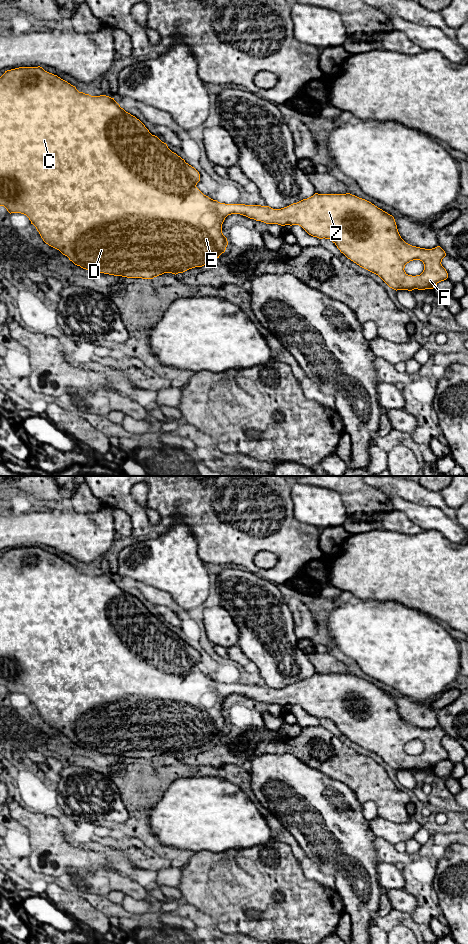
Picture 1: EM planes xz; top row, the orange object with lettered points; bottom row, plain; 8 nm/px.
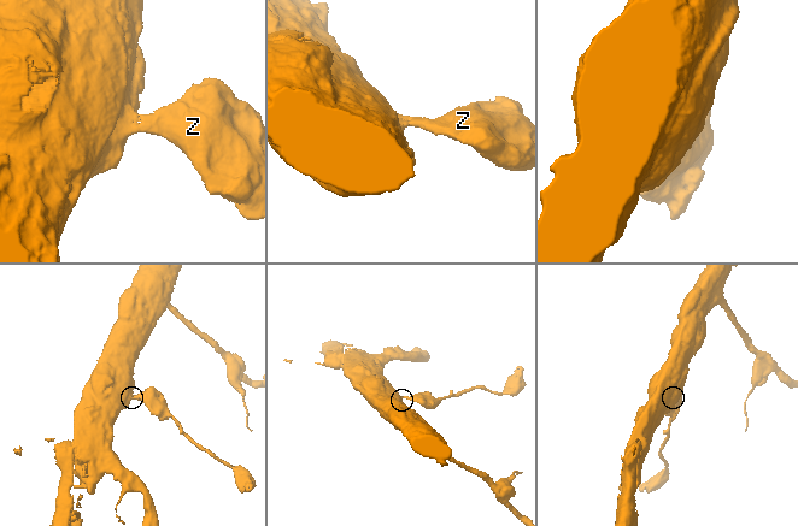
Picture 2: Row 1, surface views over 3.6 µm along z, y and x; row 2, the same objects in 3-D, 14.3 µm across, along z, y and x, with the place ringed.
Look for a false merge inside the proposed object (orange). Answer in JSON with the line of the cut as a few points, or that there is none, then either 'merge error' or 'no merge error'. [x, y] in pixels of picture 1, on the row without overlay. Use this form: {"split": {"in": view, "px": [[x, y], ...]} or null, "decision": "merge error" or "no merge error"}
{"split": null, "decision": "no merge error"}

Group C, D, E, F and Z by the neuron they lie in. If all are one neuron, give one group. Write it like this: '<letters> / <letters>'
C D E F Z

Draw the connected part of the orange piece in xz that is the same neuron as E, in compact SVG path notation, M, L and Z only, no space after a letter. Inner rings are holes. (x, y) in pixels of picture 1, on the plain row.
M40 546L19 547L7 550L0 557L0 686L4 686L10 694L21 693L26 695L31 701L31 704L36 707L46 724L59 730L75 745L80 746L83 749L127 758L153 759L164 753L176 755L195 747L202 747L214 738L219 738L219 736L225 732L228 721L222 713L222 704L228 695L240 694L266 704L278 704L281 706L299 705L313 717L330 719L348 739L360 747L378 755L390 768L396 771L433 769L439 762L448 758L448 753L441 744L446 733L440 726L432 729L425 729L406 723L401 718L395 699L392 695L378 688L371 682L350 673L315 673L313 676L293 683L287 687L273 689L269 686L261 685L220 683L217 680L213 680L204 675L196 667L199 661L200 654L194 647L186 643L185 640L176 633L172 632L167 624L162 622L157 616L152 615L139 599L121 588L114 578L106 575L91 576L79 572L75 566L57 555L45 551ZM413 740L420 740L424 744L424 750L420 755L408 755L404 750L405 745Z

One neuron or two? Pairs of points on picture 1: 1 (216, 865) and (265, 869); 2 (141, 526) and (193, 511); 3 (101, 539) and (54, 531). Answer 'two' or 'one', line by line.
1: one
2: one
3: one

